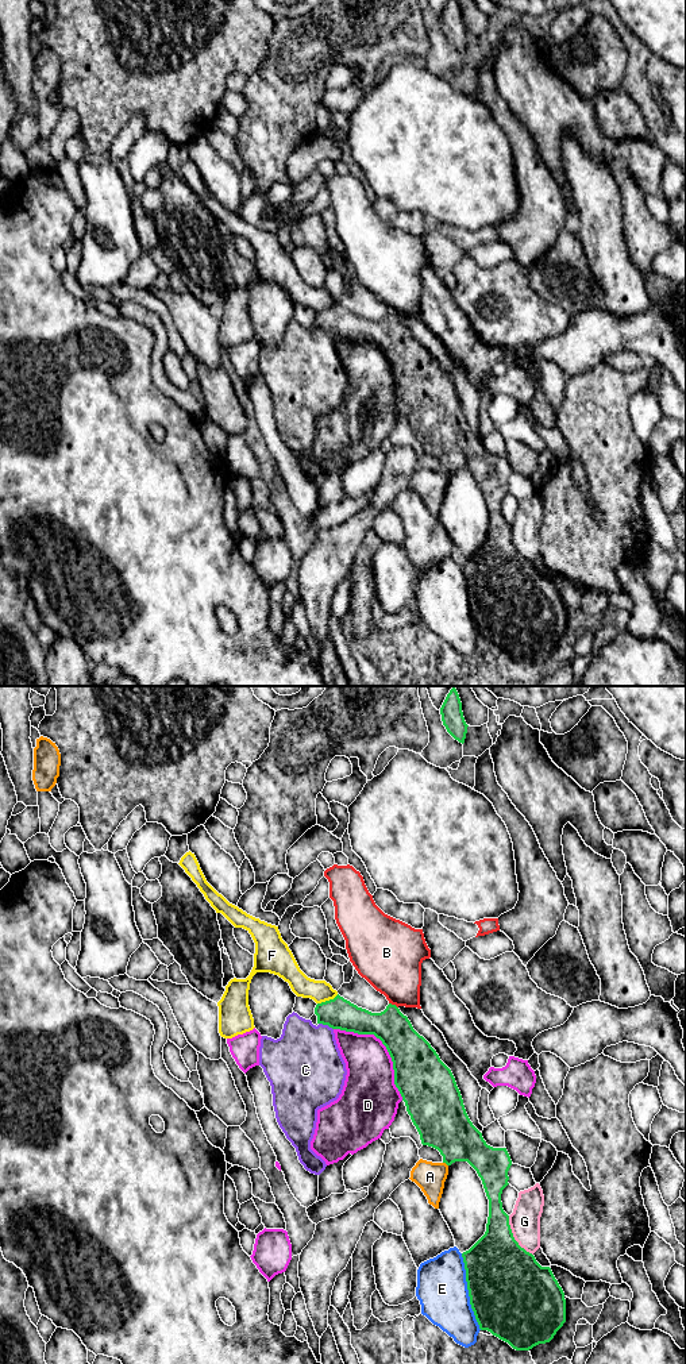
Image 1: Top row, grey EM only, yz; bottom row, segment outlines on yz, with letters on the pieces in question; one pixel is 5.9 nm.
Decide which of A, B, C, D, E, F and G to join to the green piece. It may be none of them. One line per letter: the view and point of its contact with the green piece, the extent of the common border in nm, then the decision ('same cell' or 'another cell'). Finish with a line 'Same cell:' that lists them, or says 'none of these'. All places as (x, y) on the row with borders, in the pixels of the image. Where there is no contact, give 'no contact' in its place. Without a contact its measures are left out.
A: meets green in yz at (446, 1163); contact 40 nm long; another cell
B: meets green in yz at (393, 1005); contact 70 nm long; another cell
C: meets green in yz at (326, 1024); contact 100 nm long; another cell
D: meets green in yz at (385, 1045); contact 600 nm long; another cell
E: meets green in yz at (469, 1291); contact 480 nm long; another cell
F: meets green in yz at (327, 1001); contact 140 nm long; another cell
G: meets green in yz at (513, 1237); contact 280 nm long; another cell
Same cell: none of these

